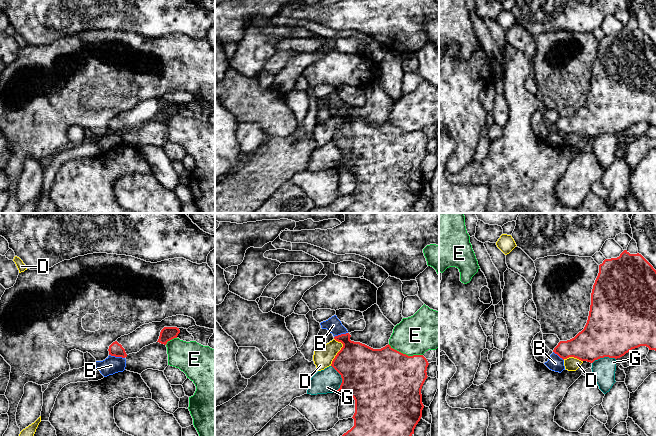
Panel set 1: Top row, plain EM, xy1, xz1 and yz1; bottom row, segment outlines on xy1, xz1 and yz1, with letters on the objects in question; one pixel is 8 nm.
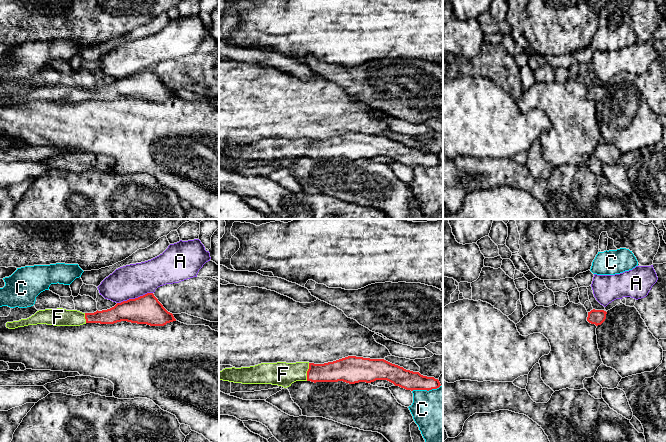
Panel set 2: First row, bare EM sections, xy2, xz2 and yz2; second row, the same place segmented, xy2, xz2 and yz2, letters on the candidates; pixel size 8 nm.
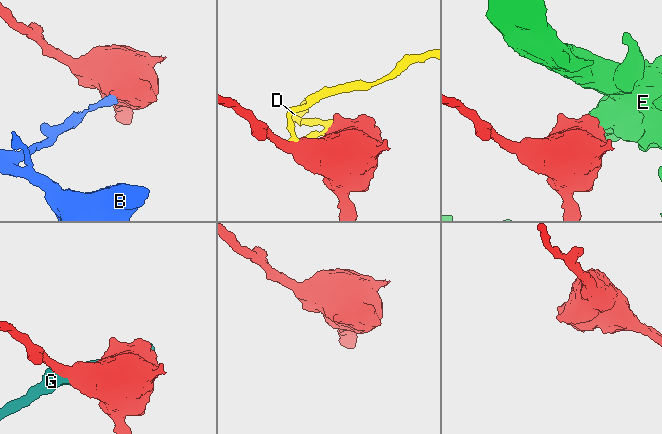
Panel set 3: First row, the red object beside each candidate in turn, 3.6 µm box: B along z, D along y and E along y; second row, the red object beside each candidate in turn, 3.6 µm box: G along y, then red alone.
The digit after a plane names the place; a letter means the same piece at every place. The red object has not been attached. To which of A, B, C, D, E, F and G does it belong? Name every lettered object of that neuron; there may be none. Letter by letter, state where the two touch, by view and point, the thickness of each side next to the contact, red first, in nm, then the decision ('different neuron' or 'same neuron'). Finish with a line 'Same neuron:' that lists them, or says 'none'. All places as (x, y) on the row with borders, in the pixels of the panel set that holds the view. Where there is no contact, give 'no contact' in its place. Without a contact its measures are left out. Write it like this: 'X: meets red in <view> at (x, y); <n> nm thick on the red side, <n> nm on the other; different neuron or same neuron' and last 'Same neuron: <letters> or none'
A: meets red in xy2 at (135, 298); 240 nm thick on the red side, 280 nm on the other; different neuron
B: meets red in xy1 at (117, 356); 110 nm thick on the red side, 140 nm on the other; different neuron
C: meets red in xz2 at (426, 389); 160 nm thick on the red side, 420 nm on the other; different neuron
D: meets red in xz1 at (339, 351); 380 nm thick on the red side, 160 nm on the other; different neuron
E: meets red in xz1 at (405, 354); 500 nm thick on the red side, 320 nm on the other; different neuron
F: meets red in xz2 at (307, 372); 170 nm thick on the red side, 190 nm on the other; same neuron
G: meets red in xz1 at (341, 377); 460 nm thick on the red side, 190 nm on the other; different neuron
Same neuron: F

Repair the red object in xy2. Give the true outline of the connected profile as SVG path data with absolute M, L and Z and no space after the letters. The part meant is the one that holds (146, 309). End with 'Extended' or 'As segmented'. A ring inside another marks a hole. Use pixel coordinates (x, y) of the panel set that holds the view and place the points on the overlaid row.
M147 293L135 299L117 303L110 309L97 310L94 313L82 313L63 308L39 310L27 319L7 322L6 327L15 329L37 324L80 326L86 323L114 324L121 321L164 326L176 319L163 307L153 293Z. Extended

